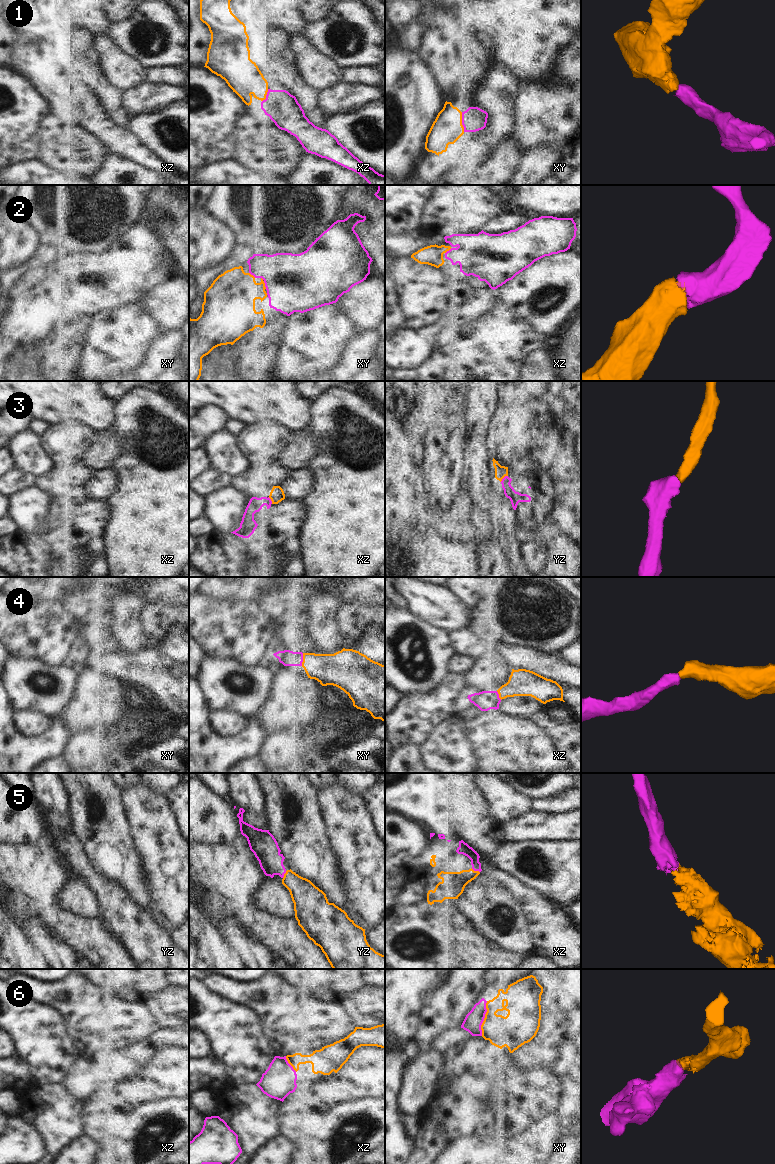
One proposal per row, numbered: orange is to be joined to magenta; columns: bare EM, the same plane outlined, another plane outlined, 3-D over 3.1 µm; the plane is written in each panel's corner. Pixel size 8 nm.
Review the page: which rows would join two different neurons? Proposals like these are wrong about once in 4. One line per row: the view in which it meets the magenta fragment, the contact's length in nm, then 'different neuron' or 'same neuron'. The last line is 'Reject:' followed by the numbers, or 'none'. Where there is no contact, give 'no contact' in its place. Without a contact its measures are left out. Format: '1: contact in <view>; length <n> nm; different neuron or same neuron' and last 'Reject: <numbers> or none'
1: contact in xy; length 160 nm; same neuron
2: contact in xy; length 70 nm; same neuron
3: contact in yz; length 80 nm; same neuron
4: contact in xy; length 110 nm; same neuron
5: contact in xz; length 80 nm; same neuron
6: contact in xy; length 280 nm; same neuron
Reject: none

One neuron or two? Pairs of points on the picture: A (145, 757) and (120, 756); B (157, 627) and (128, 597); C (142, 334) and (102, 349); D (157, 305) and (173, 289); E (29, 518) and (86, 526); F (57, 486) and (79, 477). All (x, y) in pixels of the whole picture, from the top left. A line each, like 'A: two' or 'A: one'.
A: two
B: two
C: one
D: one
E: two
F: one

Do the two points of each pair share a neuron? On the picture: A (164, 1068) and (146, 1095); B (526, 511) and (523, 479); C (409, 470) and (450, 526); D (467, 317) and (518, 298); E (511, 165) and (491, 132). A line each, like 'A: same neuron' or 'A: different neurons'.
A: same neuron
B: same neuron
C: same neuron
D: different neurons
E: different neurons

